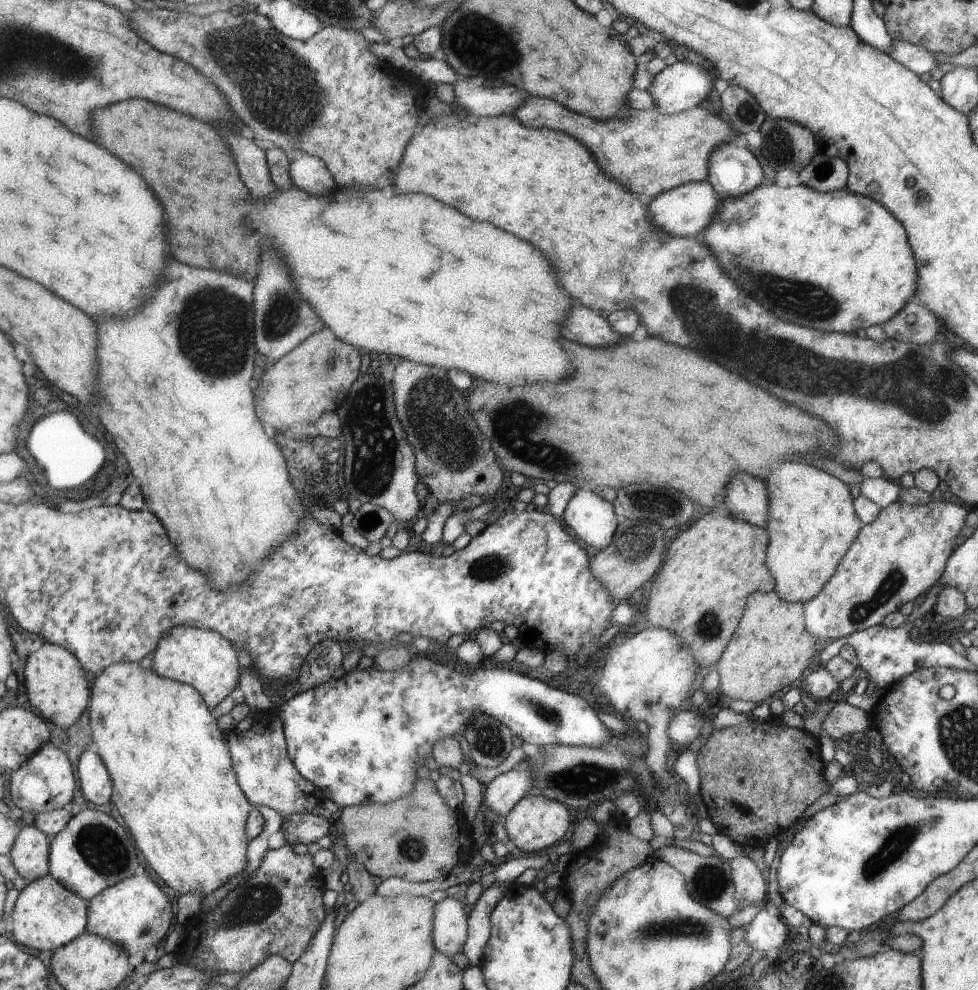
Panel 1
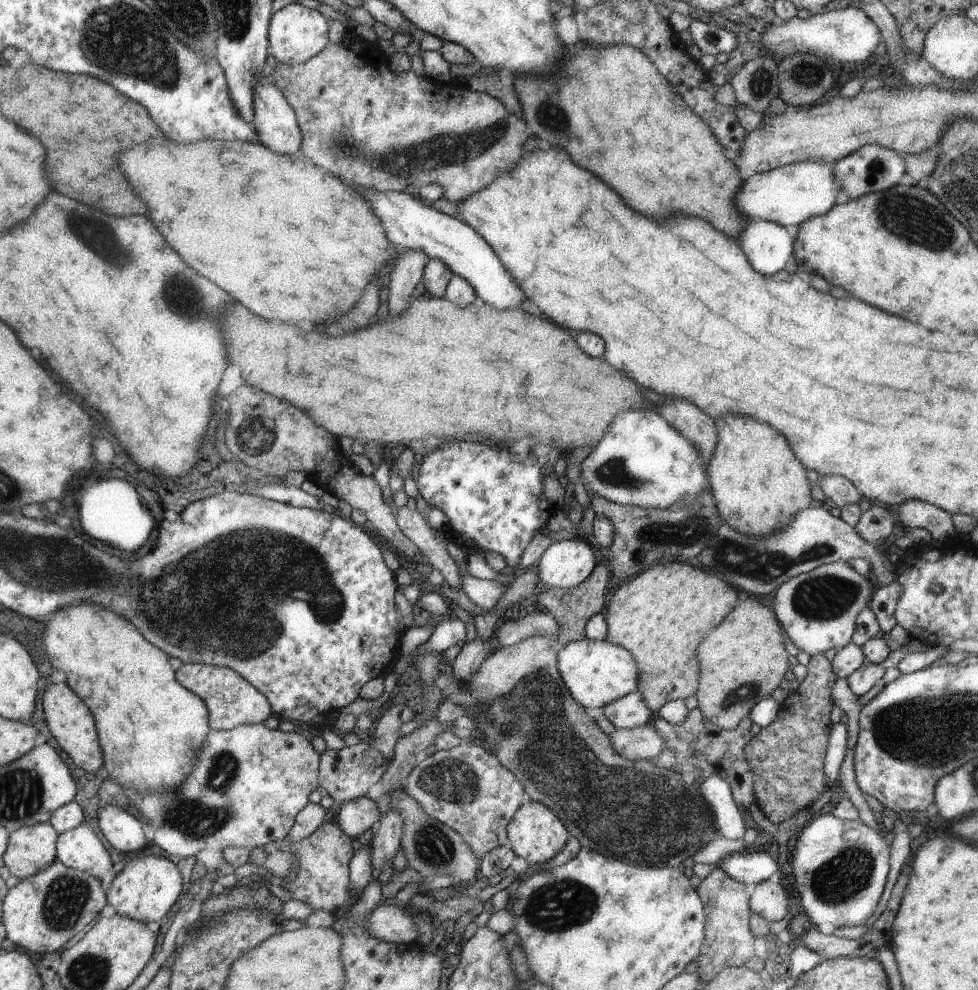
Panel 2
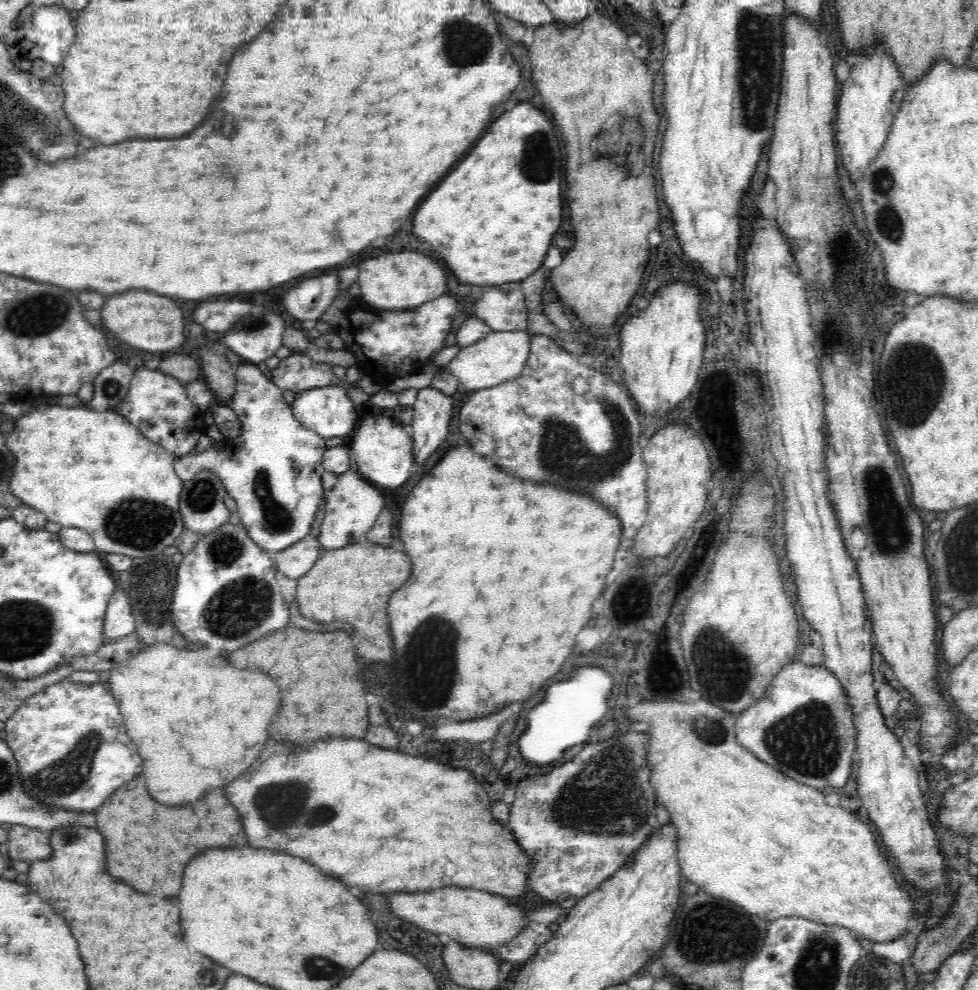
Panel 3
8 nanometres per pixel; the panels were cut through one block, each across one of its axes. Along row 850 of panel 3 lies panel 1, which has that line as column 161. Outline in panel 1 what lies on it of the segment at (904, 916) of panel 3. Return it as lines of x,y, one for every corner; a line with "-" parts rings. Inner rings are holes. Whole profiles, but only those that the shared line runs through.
115,663
108,666
100,675
93,676
92,695
88,708
89,725
92,729
92,740
97,744
99,756
106,762
107,768
111,770
111,778
115,782
115,794
111,802
116,806
121,816
127,822
127,828
135,839
135,846
138,846
140,856
149,864
151,870
157,874
157,878
167,884
177,894
196,892
205,897
219,886
222,886
229,878
241,873
247,866
246,846
250,841
246,834
246,818
253,808
238,785
237,775
234,773
233,763
230,761
230,751
225,746
221,732
215,724
215,718
211,718
207,705
202,695
189,686
187,683
166,679
156,675
154,671
144,669
139,663

